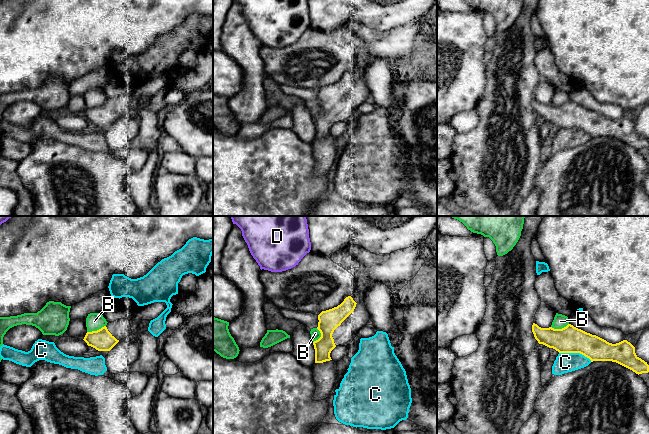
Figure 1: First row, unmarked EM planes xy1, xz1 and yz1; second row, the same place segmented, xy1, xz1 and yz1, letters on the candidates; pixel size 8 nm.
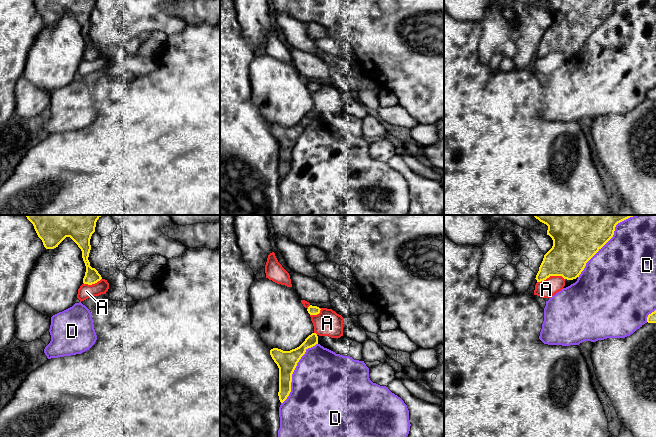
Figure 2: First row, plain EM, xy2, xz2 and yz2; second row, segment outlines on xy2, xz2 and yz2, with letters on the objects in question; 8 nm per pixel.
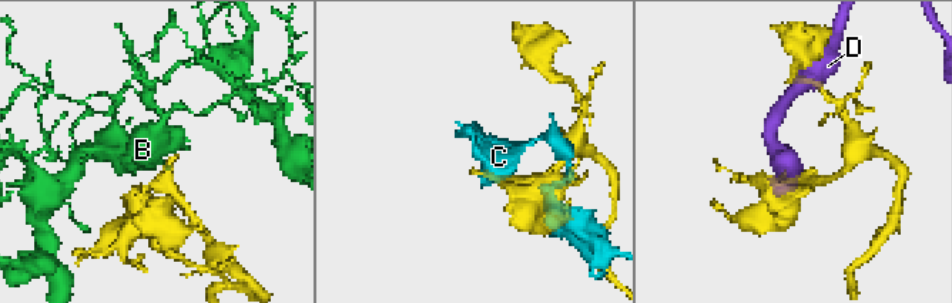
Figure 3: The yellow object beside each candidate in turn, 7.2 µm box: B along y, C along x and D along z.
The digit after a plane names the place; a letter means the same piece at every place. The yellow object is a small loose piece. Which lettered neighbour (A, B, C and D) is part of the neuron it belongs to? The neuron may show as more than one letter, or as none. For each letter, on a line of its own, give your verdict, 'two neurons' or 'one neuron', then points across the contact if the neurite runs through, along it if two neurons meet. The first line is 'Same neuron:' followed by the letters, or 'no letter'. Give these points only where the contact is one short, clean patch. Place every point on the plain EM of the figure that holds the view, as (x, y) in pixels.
Same neuron: no letter
A: two neurons; border along yz2 (564, 54), (561, 52), (549, 52), (537, 58)
B: two neurons; border along xy1 (105, 101), (87, 108)
C: two neurons
D: two neurons

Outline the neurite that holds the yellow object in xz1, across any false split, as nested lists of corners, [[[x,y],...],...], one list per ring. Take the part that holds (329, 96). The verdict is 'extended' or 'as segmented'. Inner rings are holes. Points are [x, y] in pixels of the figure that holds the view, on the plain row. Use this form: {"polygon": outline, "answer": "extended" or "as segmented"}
{"polygon": [[[426,19],[416,20],[390,30],[376,31],[358,21],[350,21],[349,28],[360,39],[359,44],[347,46],[356,55],[356,66],[337,83],[322,87],[318,91],[317,105],[320,107],[321,113],[313,118],[315,139],[332,136],[330,133],[331,127],[336,122],[349,122],[357,112],[357,108],[367,101],[367,98],[370,96],[370,90],[365,82],[364,74],[371,60],[378,57],[392,65],[398,59],[412,56],[425,39],[426,34],[431,30],[431,23]]], "answer": "extended"}

